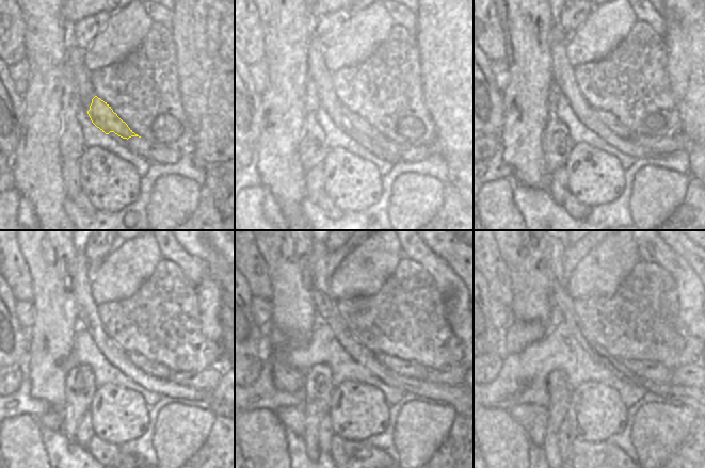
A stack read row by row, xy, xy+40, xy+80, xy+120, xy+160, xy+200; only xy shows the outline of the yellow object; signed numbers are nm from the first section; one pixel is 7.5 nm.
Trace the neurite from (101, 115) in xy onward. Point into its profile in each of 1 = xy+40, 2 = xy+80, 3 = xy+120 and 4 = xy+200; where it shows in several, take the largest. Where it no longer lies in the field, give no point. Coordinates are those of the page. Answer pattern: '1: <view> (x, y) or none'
1: xy+40 (359, 125)
2: xy+80 (608, 119)
3: xy+120 (148, 367)
4: xy+200 (654, 371)

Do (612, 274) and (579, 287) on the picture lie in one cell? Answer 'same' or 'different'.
same

